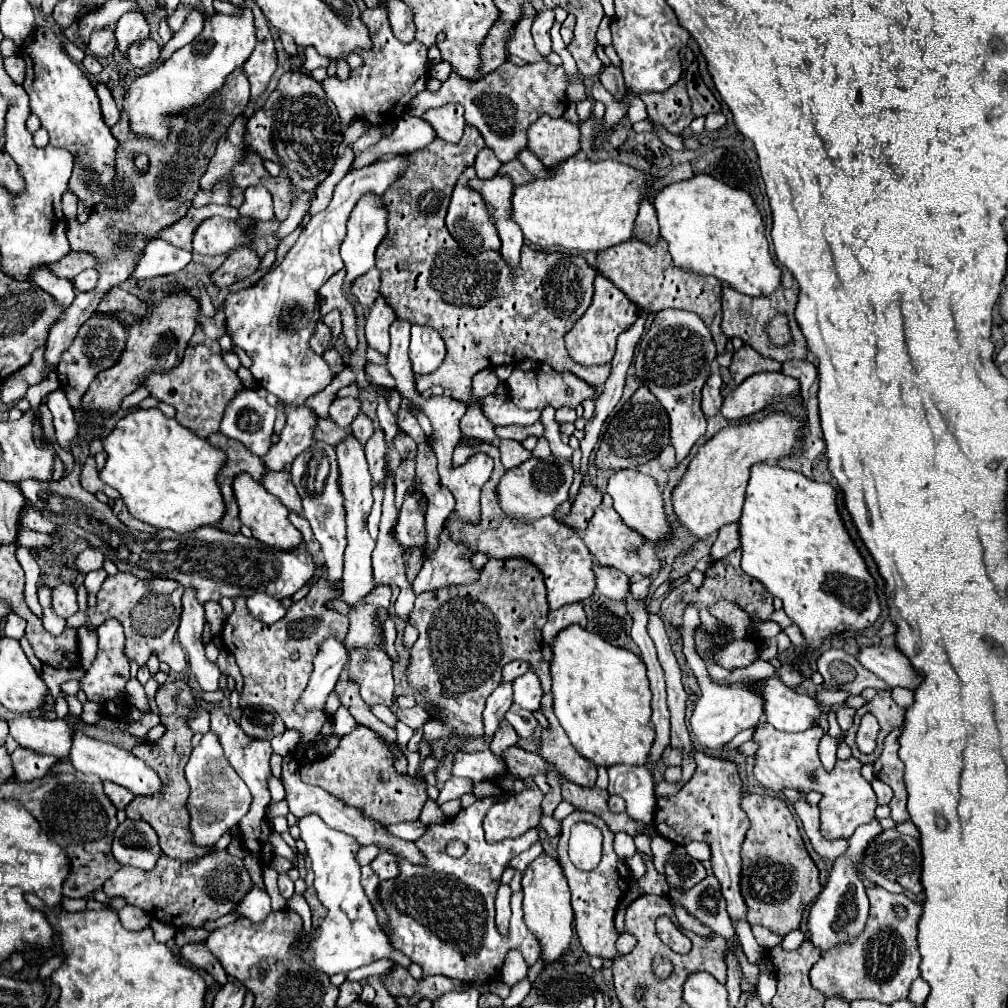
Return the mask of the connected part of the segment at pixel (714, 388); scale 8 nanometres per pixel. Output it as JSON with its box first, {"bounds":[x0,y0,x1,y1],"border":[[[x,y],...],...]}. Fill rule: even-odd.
{"bounds":[702,374,722,416],"border":[[[710,374],[702,390],[702,410],[706,416],[714,416],[720,412],[720,406],[722,406],[722,378],[718,374]]]}

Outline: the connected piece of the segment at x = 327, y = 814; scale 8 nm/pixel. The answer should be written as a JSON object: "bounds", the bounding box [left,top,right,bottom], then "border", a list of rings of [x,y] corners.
{"bounds":[282,756,426,866],"border":[[[286,756],[284,758],[284,764],[282,764],[282,782],[284,782],[284,788],[286,788],[286,802],[288,802],[288,808],[290,812],[296,816],[296,818],[302,818],[302,816],[308,816],[308,814],[318,814],[322,816],[324,824],[334,828],[334,830],[340,830],[352,838],[356,838],[356,842],[360,846],[370,846],[370,844],[376,844],[380,850],[386,850],[390,854],[394,854],[396,858],[400,860],[406,860],[414,866],[424,866],[426,864],[426,858],[424,854],[418,850],[418,846],[414,842],[406,842],[402,838],[396,838],[392,836],[386,826],[382,826],[378,820],[374,818],[368,818],[364,816],[360,810],[352,808],[352,806],[346,806],[340,798],[334,798],[332,794],[328,794],[326,790],[320,790],[318,786],[308,786],[304,782],[300,782],[300,774],[298,774],[298,764],[294,762],[292,756]]]}

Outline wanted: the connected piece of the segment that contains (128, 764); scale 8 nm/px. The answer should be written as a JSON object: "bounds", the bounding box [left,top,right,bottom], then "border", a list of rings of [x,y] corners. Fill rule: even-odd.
{"bounds":[70,734,162,796],"border":[[[76,734],[74,736],[74,742],[72,742],[72,752],[70,752],[70,758],[72,766],[80,772],[88,772],[88,774],[96,774],[100,780],[108,780],[108,782],[114,782],[126,790],[130,790],[134,796],[154,796],[154,794],[160,794],[162,792],[162,780],[160,776],[146,766],[146,762],[142,762],[140,758],[136,758],[132,752],[124,750],[124,748],[118,748],[114,744],[108,744],[108,742],[100,742],[100,740],[94,740],[94,738],[88,738],[84,734]]]}

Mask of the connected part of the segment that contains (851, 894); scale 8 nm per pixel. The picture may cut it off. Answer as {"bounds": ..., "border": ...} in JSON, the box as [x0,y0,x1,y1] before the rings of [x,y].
{"bounds":[808,806,890,952],"border":[[[878,806],[875,810],[875,818],[870,824],[860,826],[850,838],[848,838],[848,848],[846,854],[838,856],[832,864],[832,876],[828,878],[826,888],[820,892],[818,900],[814,902],[810,916],[808,916],[808,930],[810,930],[810,940],[814,946],[820,946],[822,952],[826,952],[828,948],[832,948],[836,942],[844,942],[844,940],[852,940],[856,934],[860,934],[860,930],[864,930],[864,922],[868,918],[868,898],[866,898],[866,890],[862,884],[862,878],[858,874],[858,866],[862,864],[864,852],[868,848],[868,844],[872,842],[872,838],[876,838],[878,834],[882,834],[882,826],[876,818],[890,817],[889,806]]]}

